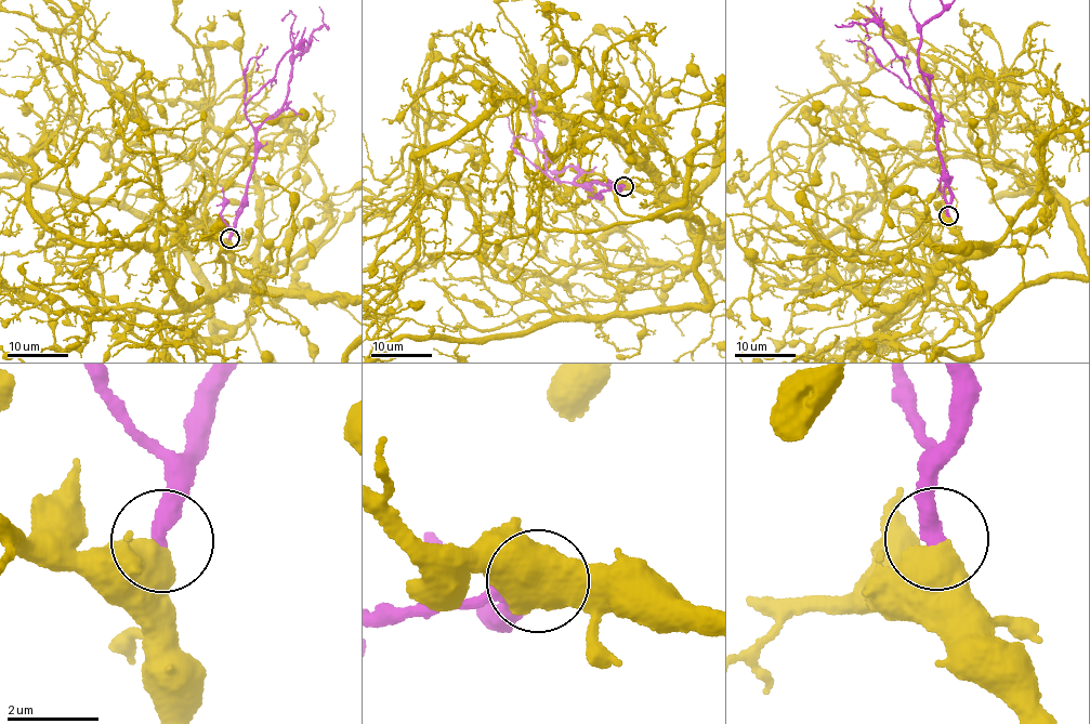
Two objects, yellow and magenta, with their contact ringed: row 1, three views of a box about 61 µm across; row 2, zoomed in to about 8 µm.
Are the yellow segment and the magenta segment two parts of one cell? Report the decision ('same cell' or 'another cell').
same cell

